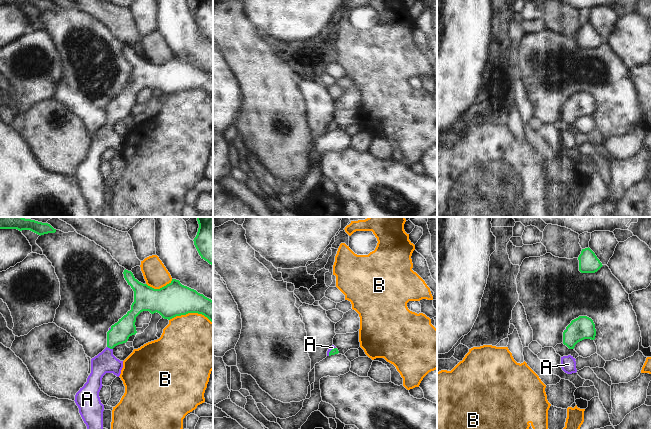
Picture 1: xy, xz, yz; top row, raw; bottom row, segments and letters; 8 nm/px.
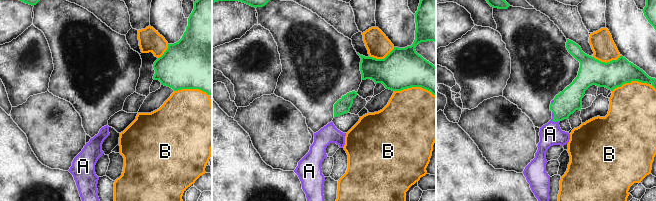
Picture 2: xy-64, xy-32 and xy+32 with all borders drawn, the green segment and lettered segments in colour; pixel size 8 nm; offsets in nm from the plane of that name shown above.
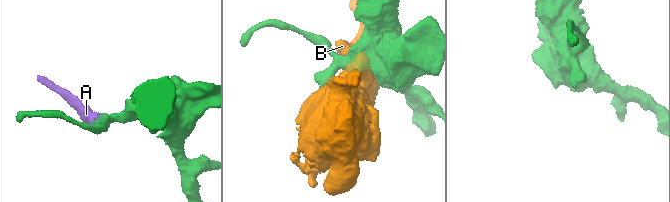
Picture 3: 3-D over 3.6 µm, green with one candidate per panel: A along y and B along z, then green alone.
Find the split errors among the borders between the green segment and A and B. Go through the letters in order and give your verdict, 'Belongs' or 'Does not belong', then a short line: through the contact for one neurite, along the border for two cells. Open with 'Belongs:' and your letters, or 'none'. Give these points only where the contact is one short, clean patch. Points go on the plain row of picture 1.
Belongs: A
A: Belongs. Line: xy (120, 108), (113, 115), (110, 124), (105, 138)
B: Does not belong

